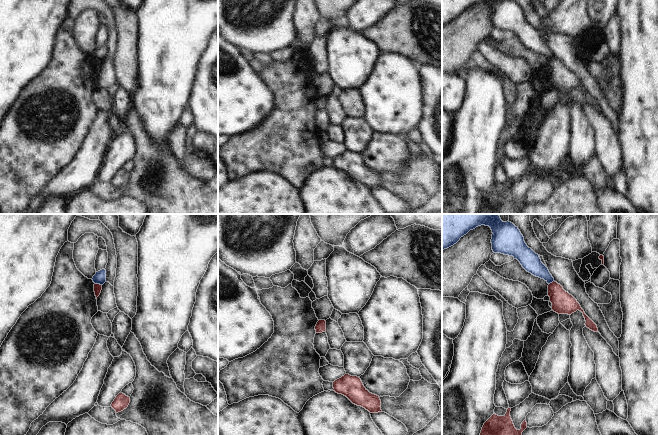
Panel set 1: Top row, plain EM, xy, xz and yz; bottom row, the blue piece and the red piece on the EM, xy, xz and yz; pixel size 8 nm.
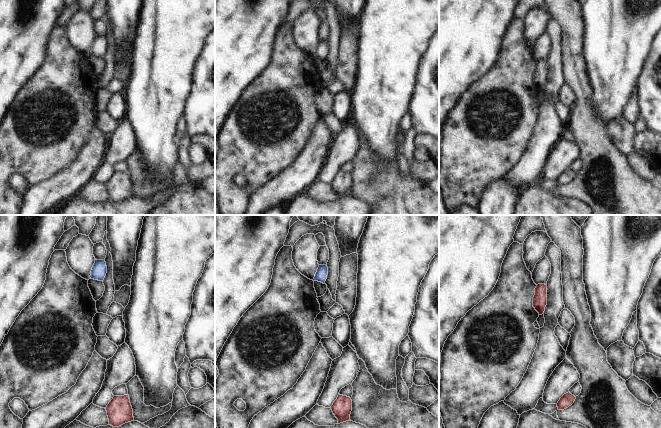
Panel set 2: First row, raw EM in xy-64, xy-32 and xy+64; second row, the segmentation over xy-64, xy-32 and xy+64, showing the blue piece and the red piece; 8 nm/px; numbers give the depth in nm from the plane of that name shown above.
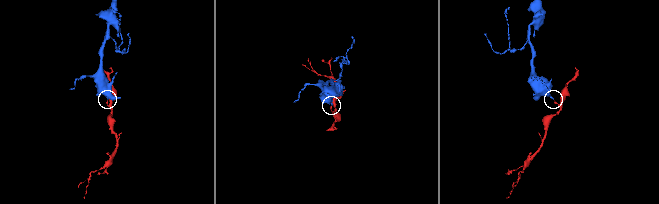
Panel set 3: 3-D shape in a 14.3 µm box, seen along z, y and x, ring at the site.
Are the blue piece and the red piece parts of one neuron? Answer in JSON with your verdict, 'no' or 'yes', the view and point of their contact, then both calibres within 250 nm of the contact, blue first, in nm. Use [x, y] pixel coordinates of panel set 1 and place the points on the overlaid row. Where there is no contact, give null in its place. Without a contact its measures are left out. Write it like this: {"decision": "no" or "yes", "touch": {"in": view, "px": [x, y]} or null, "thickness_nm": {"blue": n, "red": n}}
{"decision": "no", "touch": {"in": "xy", "px": [98, 283]}, "thickness_nm": {"blue": 100, "red": 60}}

